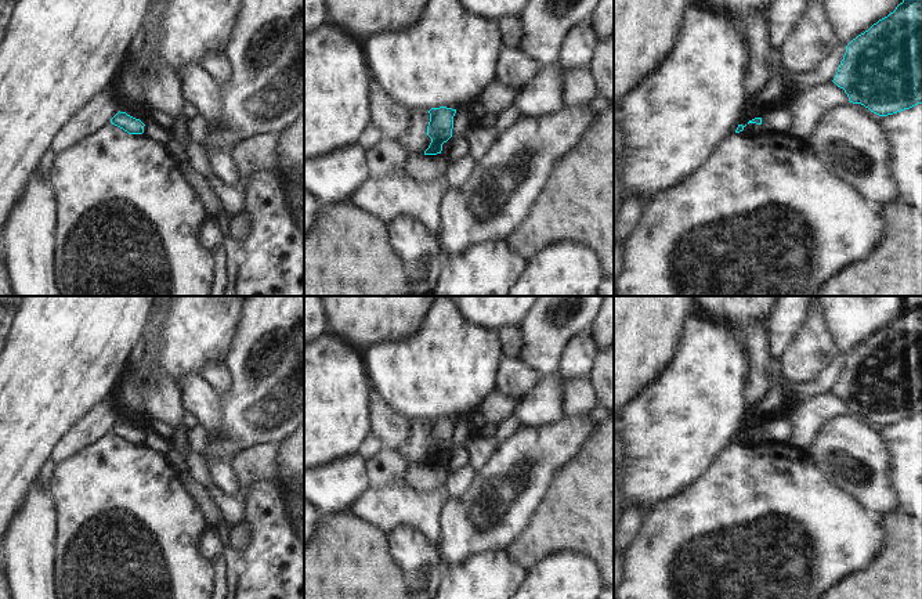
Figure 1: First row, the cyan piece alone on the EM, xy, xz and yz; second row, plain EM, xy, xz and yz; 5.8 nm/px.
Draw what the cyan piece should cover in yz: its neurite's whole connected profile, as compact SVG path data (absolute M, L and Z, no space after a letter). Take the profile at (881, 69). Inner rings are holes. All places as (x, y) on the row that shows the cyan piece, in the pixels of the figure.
M903 0L893 12L846 46L832 80L853 104L887 116L922 104L922 0Z

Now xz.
M440 107L429 111L430 122L427 126L427 136L431 138L424 155L437 155L442 151L442 144L452 137L453 116L456 109Z

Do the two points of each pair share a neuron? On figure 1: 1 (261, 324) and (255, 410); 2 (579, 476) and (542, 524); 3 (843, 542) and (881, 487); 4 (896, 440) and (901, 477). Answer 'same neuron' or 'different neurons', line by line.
1: same neuron
2: same neuron
3: different neurons
4: same neuron

